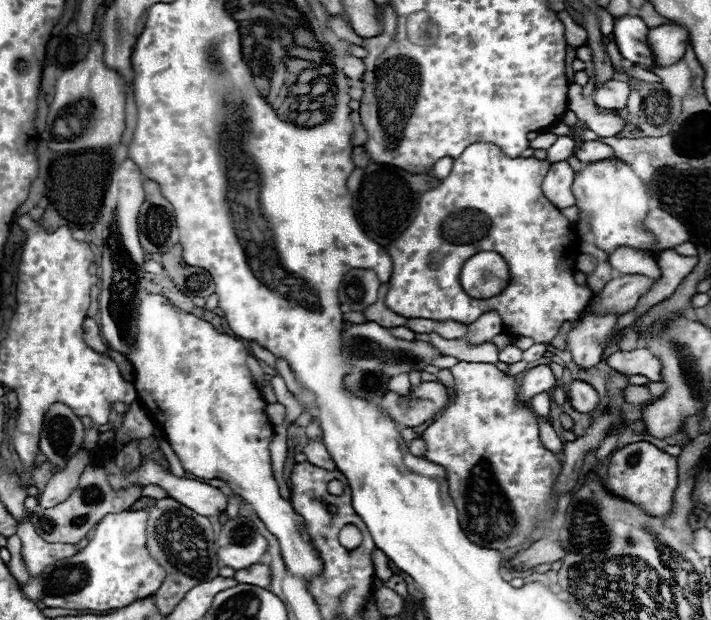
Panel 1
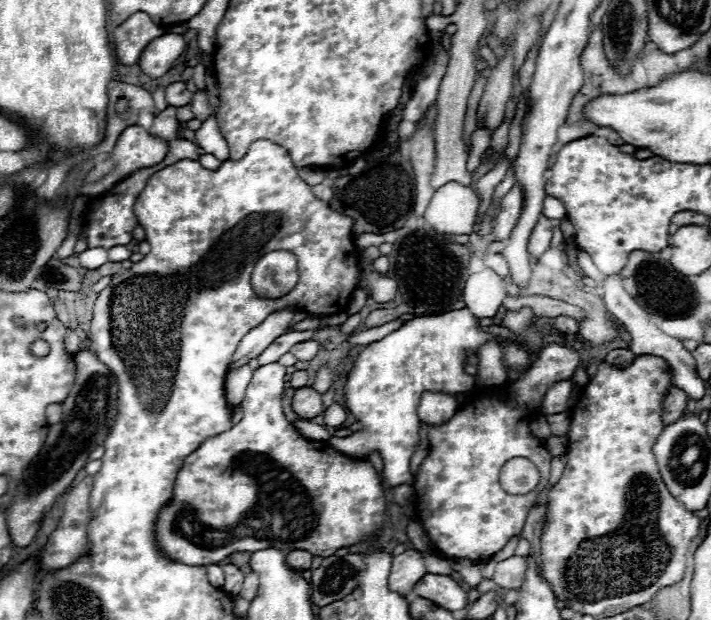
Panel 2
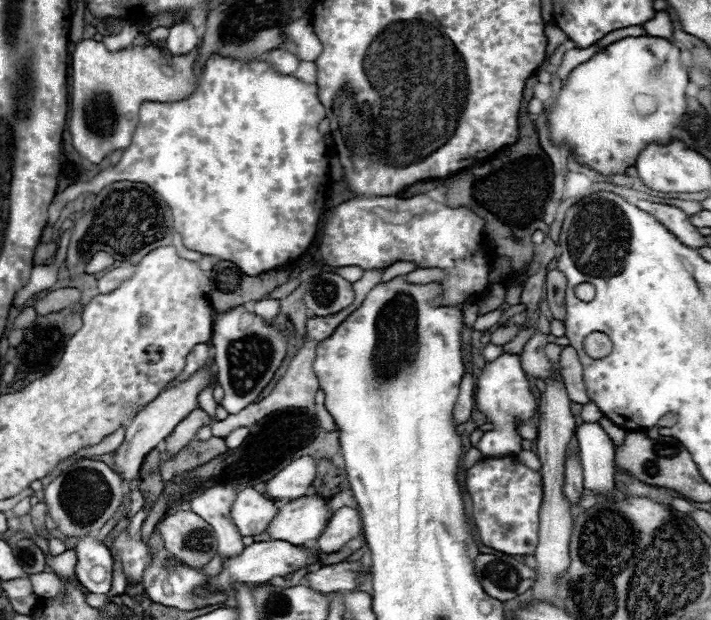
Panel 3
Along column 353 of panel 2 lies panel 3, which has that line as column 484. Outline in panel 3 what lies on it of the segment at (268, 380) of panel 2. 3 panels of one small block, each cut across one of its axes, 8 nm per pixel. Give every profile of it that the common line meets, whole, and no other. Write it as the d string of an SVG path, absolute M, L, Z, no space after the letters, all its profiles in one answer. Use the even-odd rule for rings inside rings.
M512 454L504 458L484 458L466 472L466 490L472 500L472 518L478 528L480 542L484 546L510 556L532 556L536 552L538 530L540 530L540 508L544 498L542 474L538 470L530 470Z

